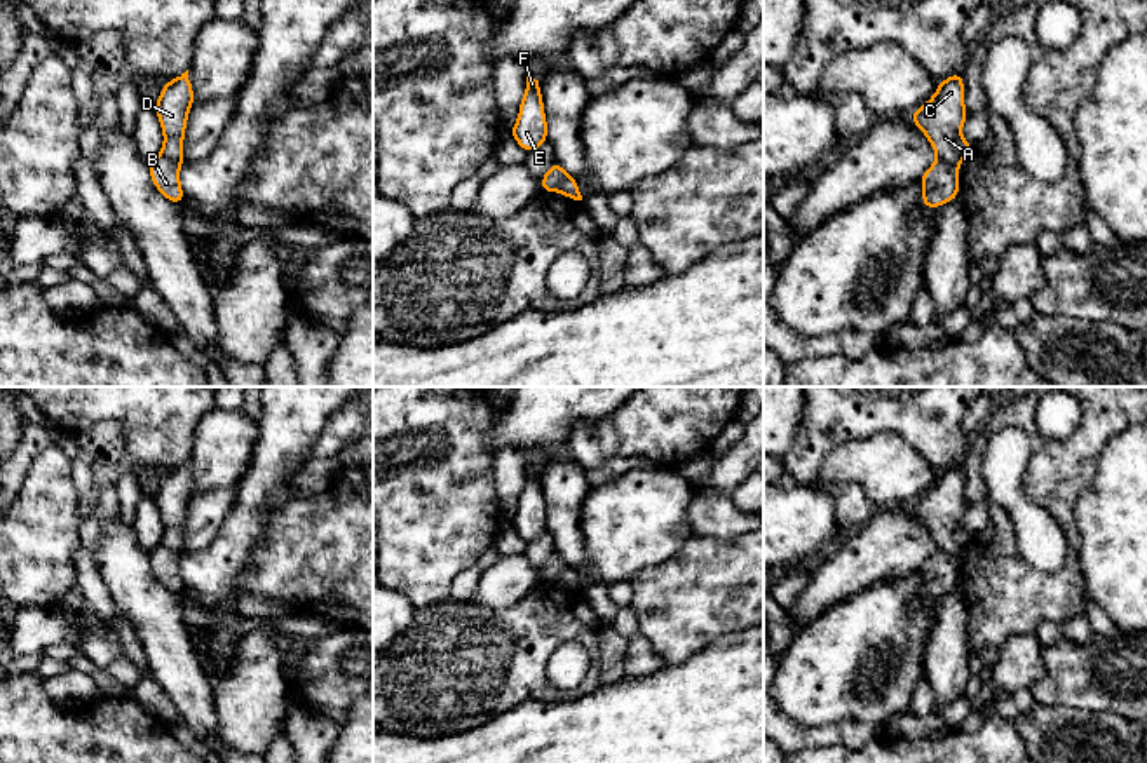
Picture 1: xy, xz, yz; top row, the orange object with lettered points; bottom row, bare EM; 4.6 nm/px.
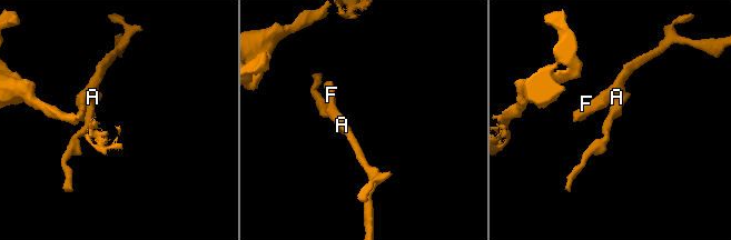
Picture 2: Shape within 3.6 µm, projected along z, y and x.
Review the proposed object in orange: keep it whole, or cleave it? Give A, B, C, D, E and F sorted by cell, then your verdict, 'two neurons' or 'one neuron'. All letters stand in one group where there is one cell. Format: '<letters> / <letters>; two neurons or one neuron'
A C D E F / B; two neurons

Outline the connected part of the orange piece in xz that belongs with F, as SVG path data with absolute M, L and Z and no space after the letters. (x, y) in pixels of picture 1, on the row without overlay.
M528 465L519 505L509 524L526 544L537 540L547 531L547 510L544 507L540 474Z

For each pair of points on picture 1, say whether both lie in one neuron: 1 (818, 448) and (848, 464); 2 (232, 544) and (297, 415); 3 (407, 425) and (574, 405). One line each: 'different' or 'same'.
1: different
2: same
3: different

